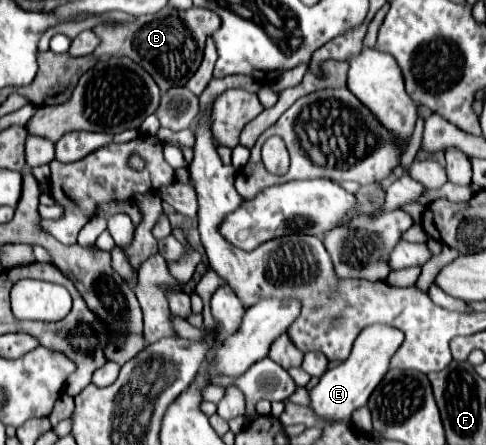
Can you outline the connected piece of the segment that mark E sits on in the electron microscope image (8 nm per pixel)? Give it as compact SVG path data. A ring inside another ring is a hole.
M371 324L371 326L363 328L353 344L351 356L345 362L341 362L339 366L329 368L321 376L319 384L309 392L311 408L315 410L315 414L337 420L337 422L349 422L353 410L367 404L371 392L381 382L381 378L387 374L389 360L397 352L401 342L403 342L403 332L395 326Z

